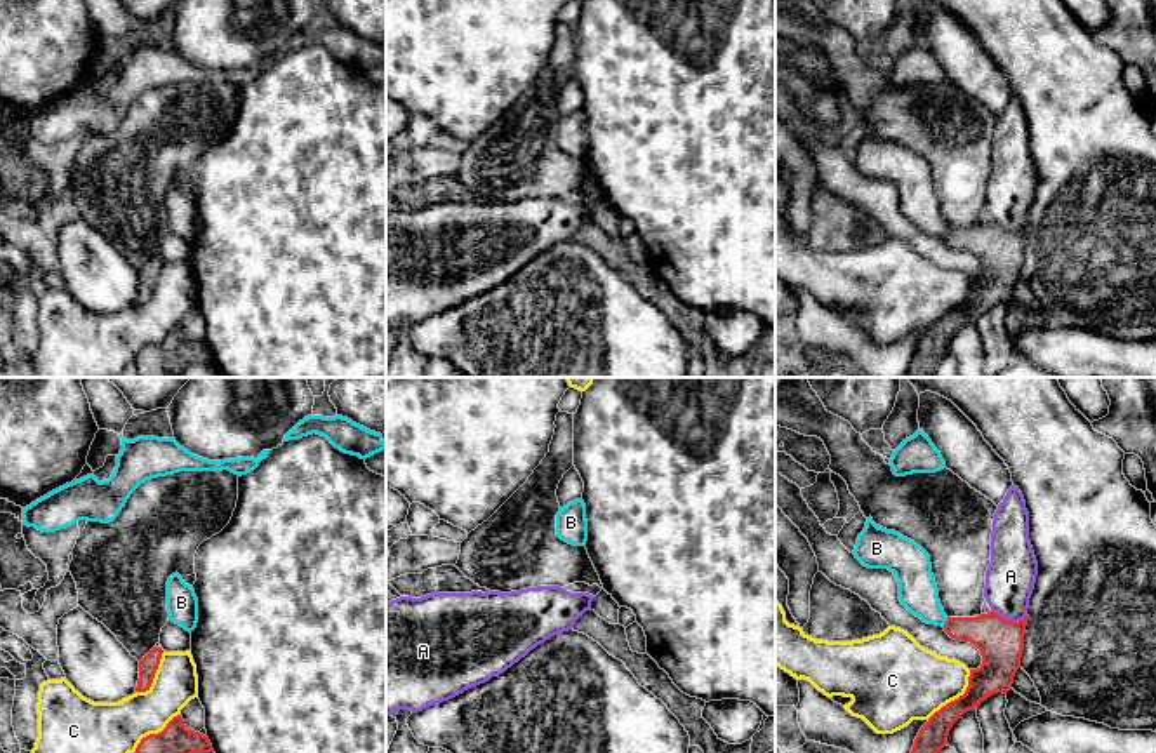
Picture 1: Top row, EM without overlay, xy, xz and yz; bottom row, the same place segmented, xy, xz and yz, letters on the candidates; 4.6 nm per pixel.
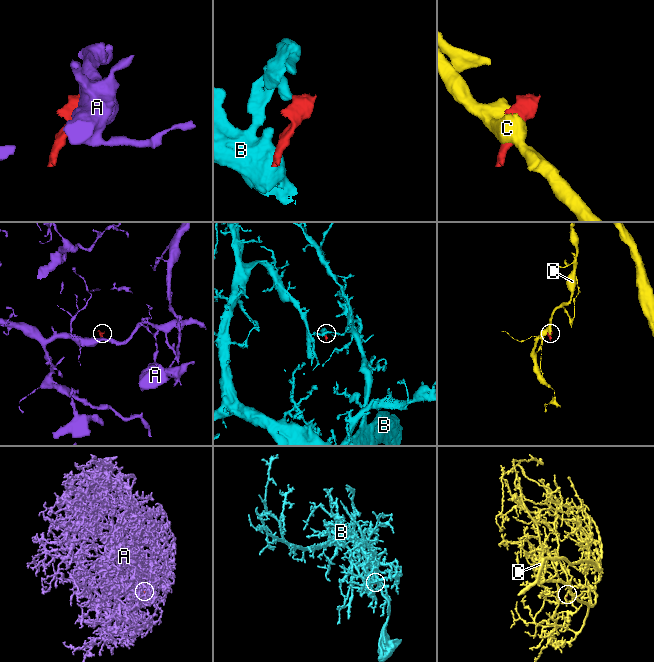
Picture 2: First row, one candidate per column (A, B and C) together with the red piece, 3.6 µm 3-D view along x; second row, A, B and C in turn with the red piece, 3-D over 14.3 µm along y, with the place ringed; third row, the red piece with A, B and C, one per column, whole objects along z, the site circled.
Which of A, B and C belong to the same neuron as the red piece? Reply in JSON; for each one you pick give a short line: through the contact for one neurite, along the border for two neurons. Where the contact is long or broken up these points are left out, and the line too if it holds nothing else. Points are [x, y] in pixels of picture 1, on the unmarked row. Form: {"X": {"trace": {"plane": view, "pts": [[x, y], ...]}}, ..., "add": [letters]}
{"add": []}

